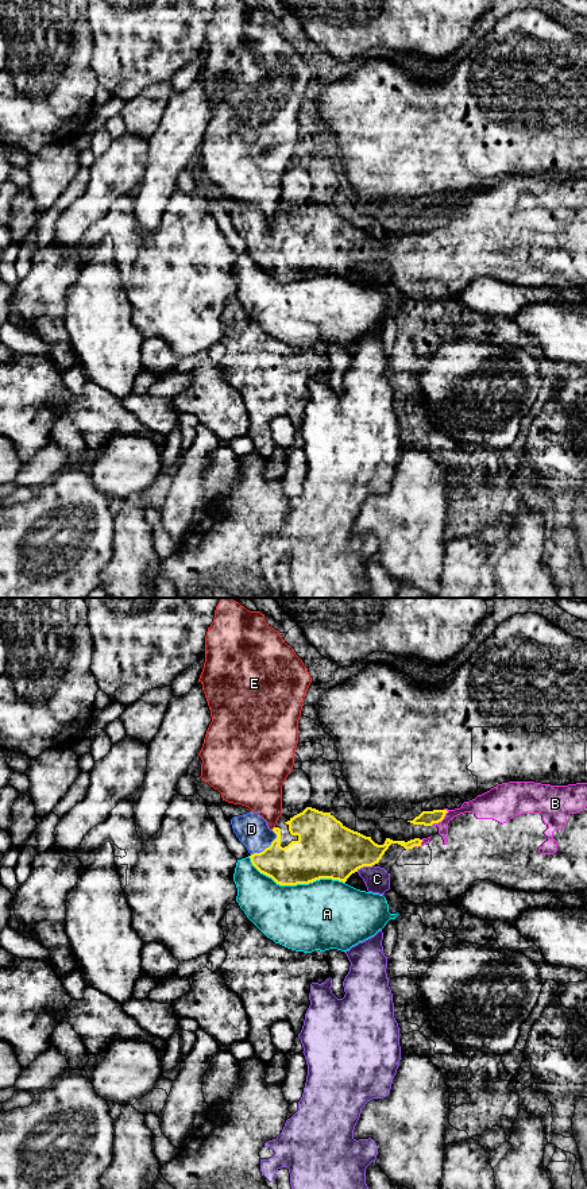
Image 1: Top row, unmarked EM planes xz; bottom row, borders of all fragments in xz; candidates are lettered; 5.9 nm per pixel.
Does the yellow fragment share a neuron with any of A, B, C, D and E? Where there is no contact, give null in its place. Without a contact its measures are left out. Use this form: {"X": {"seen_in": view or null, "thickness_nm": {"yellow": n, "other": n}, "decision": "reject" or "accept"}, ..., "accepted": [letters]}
{"A": {"seen_in": "xz", "thickness_nm": {"yellow": 320, "other": 420}, "decision": "reject"}, "B": {"seen_in": "xz", "thickness_nm": {"yellow": 90, "other": 120}, "decision": "accept"}, "C": {"seen_in": "xz", "thickness_nm": {"yellow": 340, "other": 150}, "decision": "reject"}, "D": {"seen_in": "xz", "thickness_nm": {"yellow": 260, "other": 190}, "decision": "accept"}, "E": {"seen_in": null, "decision": "reject"}, "accepted": ["B", "D"]}

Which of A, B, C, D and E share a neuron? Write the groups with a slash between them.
A / B D / C / E

